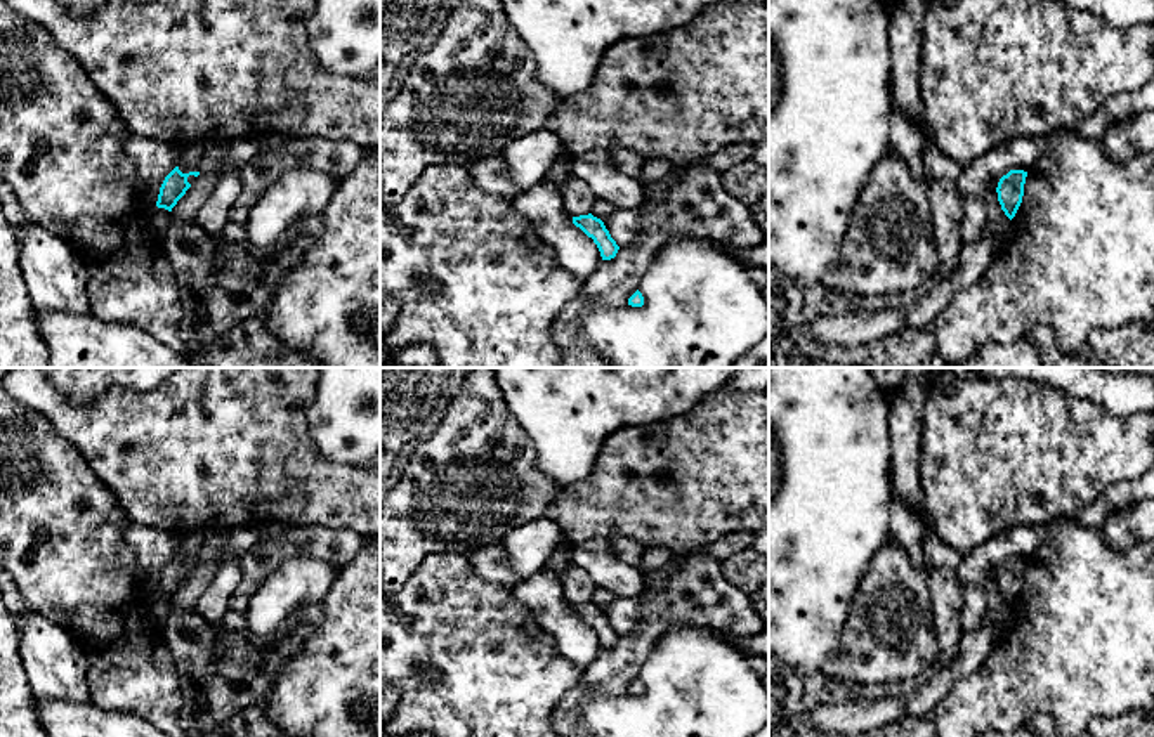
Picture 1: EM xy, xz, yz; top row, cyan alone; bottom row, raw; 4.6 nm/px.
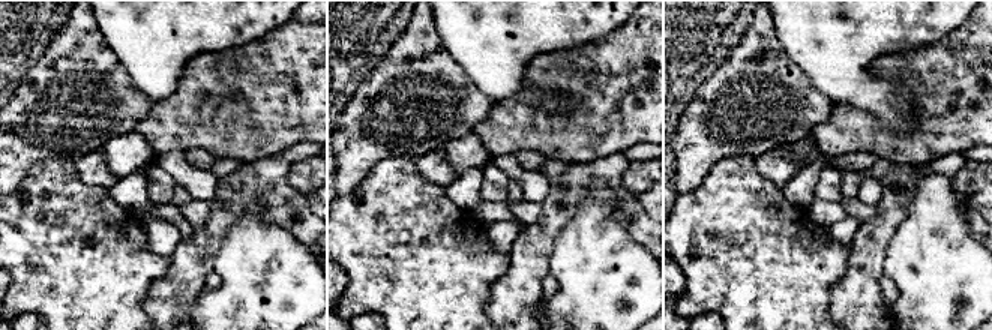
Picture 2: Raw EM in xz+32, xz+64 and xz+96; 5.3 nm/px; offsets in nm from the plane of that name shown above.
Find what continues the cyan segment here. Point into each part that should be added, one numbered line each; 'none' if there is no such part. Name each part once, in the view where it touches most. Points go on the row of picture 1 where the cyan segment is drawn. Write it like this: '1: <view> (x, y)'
none

